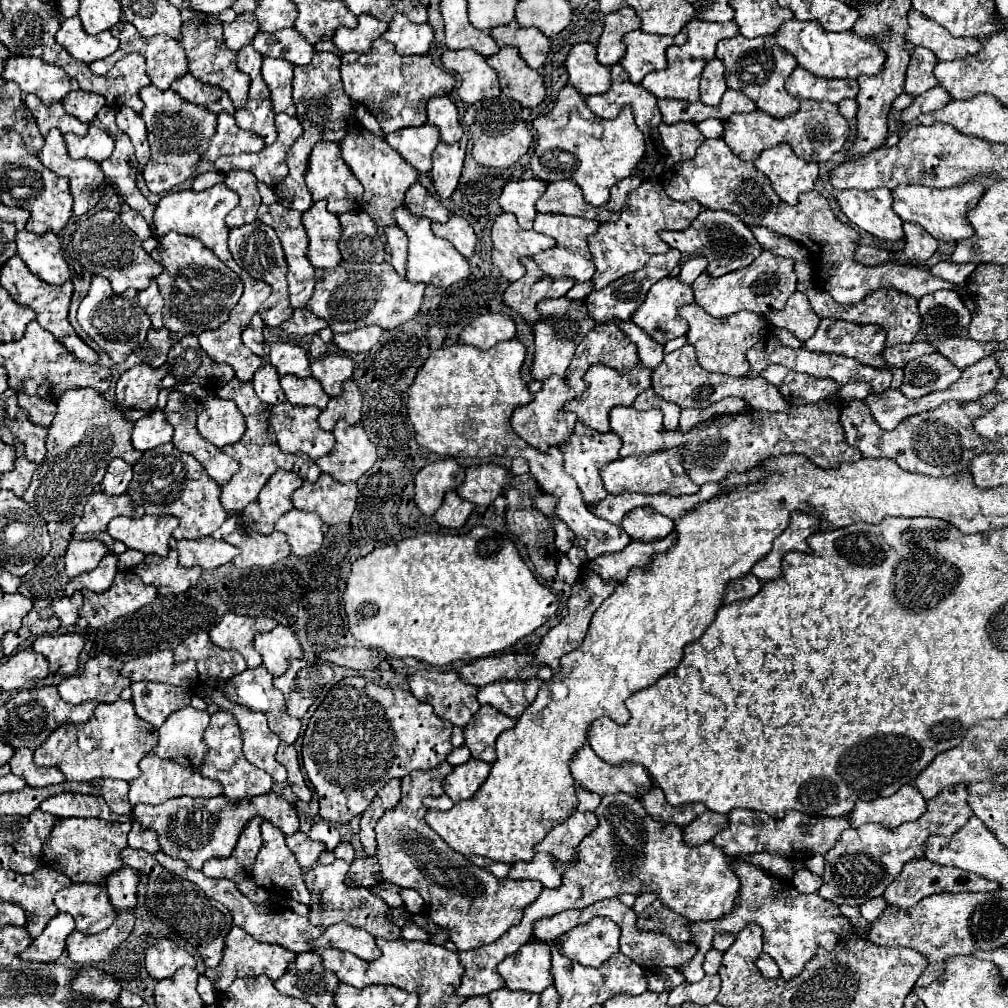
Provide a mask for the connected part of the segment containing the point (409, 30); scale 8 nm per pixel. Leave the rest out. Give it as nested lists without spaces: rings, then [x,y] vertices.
[[[397,13],[389,21],[383,39],[393,43],[397,53],[401,55],[425,55],[433,41],[433,29],[427,23],[415,25],[409,19],[405,19],[405,15]]]

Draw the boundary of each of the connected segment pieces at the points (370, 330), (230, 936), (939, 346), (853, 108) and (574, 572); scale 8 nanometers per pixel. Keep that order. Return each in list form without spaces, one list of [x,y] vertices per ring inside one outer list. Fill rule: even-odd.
[[[369,325],[369,327],[361,327],[357,331],[349,331],[349,333],[335,333],[333,341],[339,349],[349,351],[349,353],[361,353],[361,351],[369,351],[377,339],[381,337],[383,329],[377,325]]]
[[[233,925],[231,931],[225,937],[225,949],[223,949],[223,959],[217,967],[205,969],[205,977],[215,985],[217,991],[225,991],[237,977],[253,977],[253,975],[267,975],[273,981],[279,979],[289,961],[293,961],[295,953],[289,949],[283,949],[281,945],[271,945],[271,943],[259,943],[253,937],[249,937],[241,927]]]
[[[949,337],[949,339],[935,339],[929,341],[931,347],[945,359],[949,359],[957,369],[971,367],[983,357],[989,357],[999,351],[999,343],[977,343],[969,337]]]
[[[845,99],[845,103],[839,103],[837,107],[839,107],[839,113],[841,113],[847,121],[851,121],[851,119],[857,117],[857,101],[855,101],[855,99]]]
[[[561,555],[561,561],[557,565],[557,575],[559,575],[561,581],[573,585],[575,579],[577,579],[577,575],[579,575],[579,569],[575,565],[571,565],[571,561],[565,555]]]

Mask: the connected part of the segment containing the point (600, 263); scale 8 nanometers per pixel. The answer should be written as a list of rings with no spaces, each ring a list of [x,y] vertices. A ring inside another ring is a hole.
[[[643,179],[641,187],[627,197],[627,203],[621,211],[621,219],[615,223],[601,223],[597,233],[589,235],[589,251],[595,263],[595,275],[591,279],[593,289],[603,289],[615,279],[639,271],[651,255],[667,253],[669,245],[661,241],[659,231],[683,231],[691,221],[701,213],[701,205],[695,201],[673,201],[665,195],[663,183],[659,179]]]

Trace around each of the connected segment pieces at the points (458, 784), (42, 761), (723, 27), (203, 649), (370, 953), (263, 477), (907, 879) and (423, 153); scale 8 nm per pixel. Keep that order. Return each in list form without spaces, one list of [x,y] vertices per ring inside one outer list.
[[[469,759],[467,763],[453,767],[453,771],[443,781],[443,789],[455,803],[471,799],[487,779],[489,771],[491,771],[489,763],[479,759]]]
[[[117,699],[115,703],[99,703],[95,707],[93,717],[83,723],[83,725],[61,725],[57,731],[53,731],[49,735],[49,739],[35,749],[35,763],[41,767],[59,767],[67,781],[85,781],[85,779],[95,779],[95,777],[111,777],[111,779],[135,779],[141,771],[139,771],[139,761],[157,745],[157,729],[151,723],[145,723],[141,717],[137,717],[137,713],[133,711],[133,703],[131,701],[123,701]]]
[[[699,19],[689,21],[687,43],[681,47],[671,45],[667,49],[667,67],[661,71],[645,75],[641,85],[647,91],[651,91],[657,99],[681,99],[687,103],[697,103],[701,97],[699,95],[699,79],[701,79],[701,71],[705,69],[705,63],[715,57],[717,43],[721,39],[733,37],[733,35],[737,35],[737,23],[735,21],[727,21],[727,23],[709,23],[709,21],[699,21]]]
[[[205,631],[195,633],[187,637],[181,645],[177,645],[175,663],[183,663],[187,659],[193,659],[197,663],[201,681],[231,679],[247,669],[245,659],[237,651],[217,647],[215,643],[211,643]]]
[[[337,923],[333,927],[327,927],[325,933],[311,943],[313,949],[317,947],[335,947],[341,951],[349,951],[357,955],[363,961],[373,961],[381,955],[373,935],[367,931],[361,931],[357,927],[349,927],[347,923]]]
[[[233,379],[227,385],[223,385],[217,391],[217,395],[221,399],[233,399],[237,403],[237,407],[241,409],[245,421],[247,421],[245,435],[237,443],[223,447],[223,453],[229,455],[229,457],[233,457],[241,465],[241,469],[233,475],[233,479],[221,487],[221,503],[223,503],[225,511],[229,513],[229,511],[235,511],[235,509],[243,509],[245,505],[249,505],[251,501],[255,501],[257,495],[259,495],[259,491],[267,483],[267,479],[277,469],[289,469],[291,471],[293,469],[293,463],[295,463],[295,455],[285,455],[277,447],[275,431],[269,425],[269,405],[267,403],[261,403],[261,399],[257,399],[251,383],[241,383],[241,381]]]
[[[913,859],[909,861],[901,875],[885,889],[885,895],[883,899],[889,903],[889,905],[899,905],[899,907],[911,907],[915,905],[917,901],[921,901],[923,897],[929,897],[933,893],[961,893],[961,891],[997,891],[999,889],[999,883],[995,881],[989,881],[985,877],[979,877],[975,873],[965,873],[965,871],[959,871],[955,867],[941,867],[941,865],[935,865],[931,863],[929,859]]]
[[[425,123],[421,127],[407,127],[385,135],[385,141],[419,173],[431,169],[431,153],[439,143],[439,131],[435,125]]]

